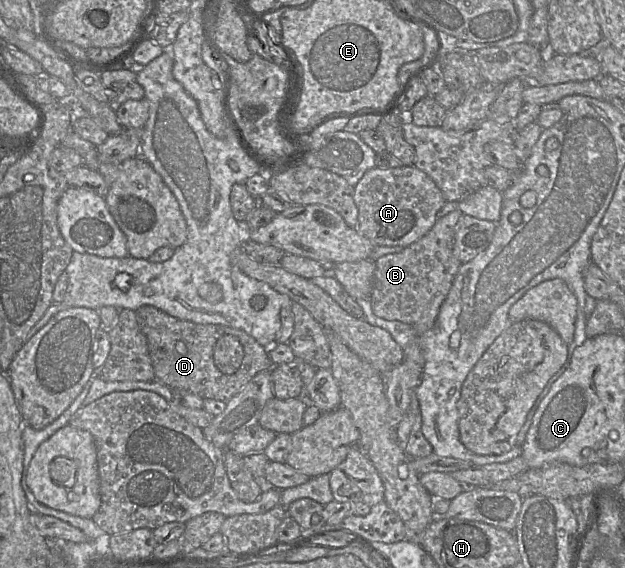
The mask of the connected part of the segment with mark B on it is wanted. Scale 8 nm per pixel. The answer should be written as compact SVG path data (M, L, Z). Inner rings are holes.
M456 209L437 219L422 238L400 252L386 254L375 261L369 300L376 316L409 324L419 336L434 326L440 307L462 265L454 254L455 227L461 215L463 213Z

